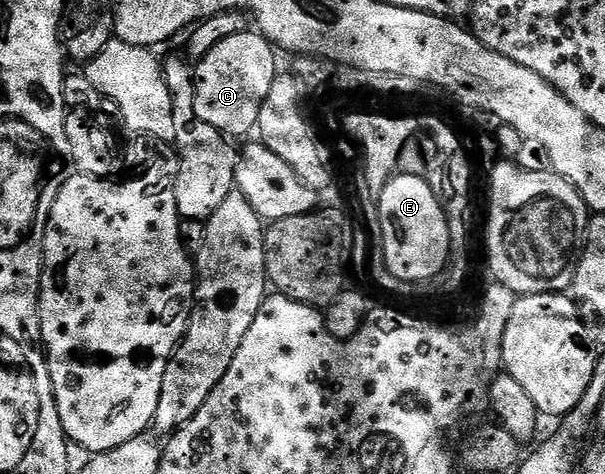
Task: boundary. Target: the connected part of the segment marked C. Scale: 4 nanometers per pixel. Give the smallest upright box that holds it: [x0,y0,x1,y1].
[193,29,277,137]

